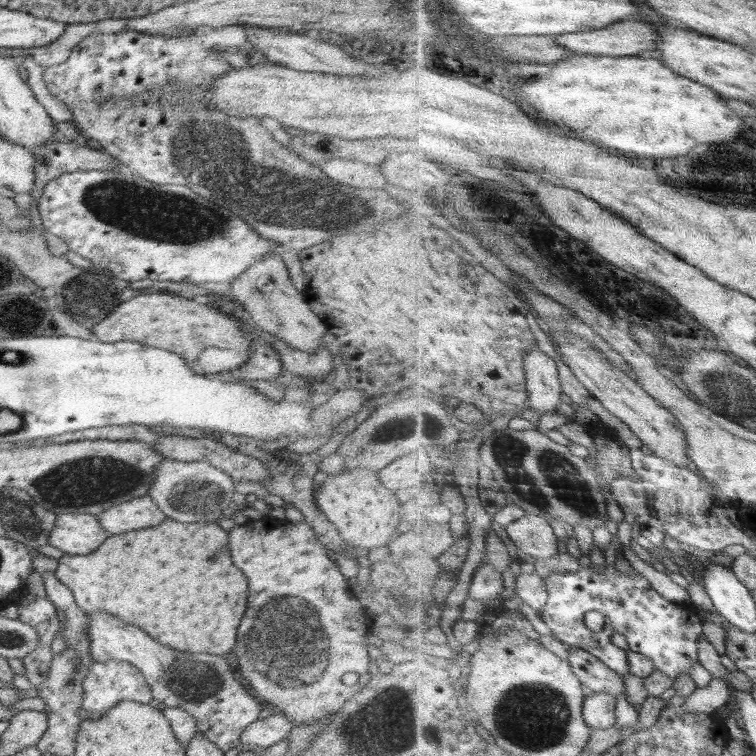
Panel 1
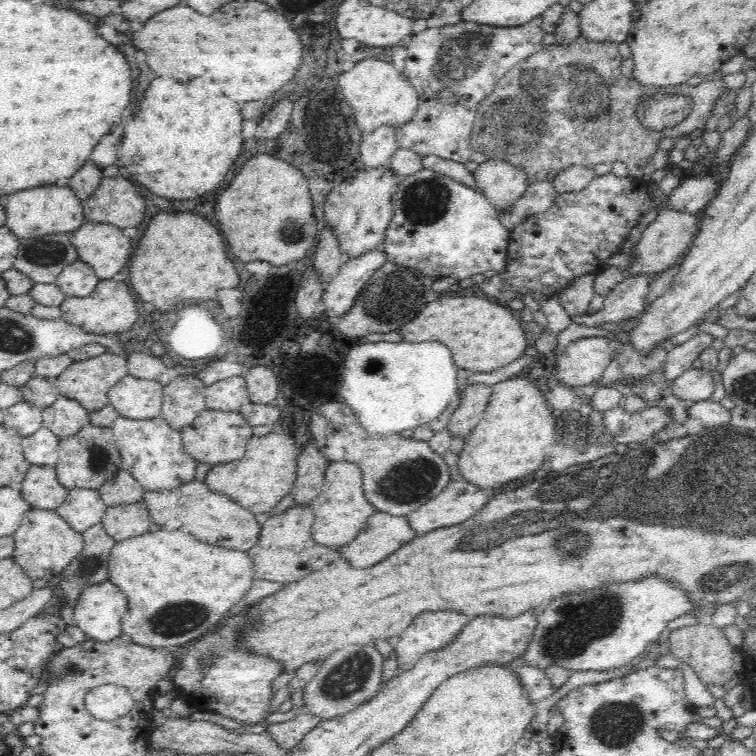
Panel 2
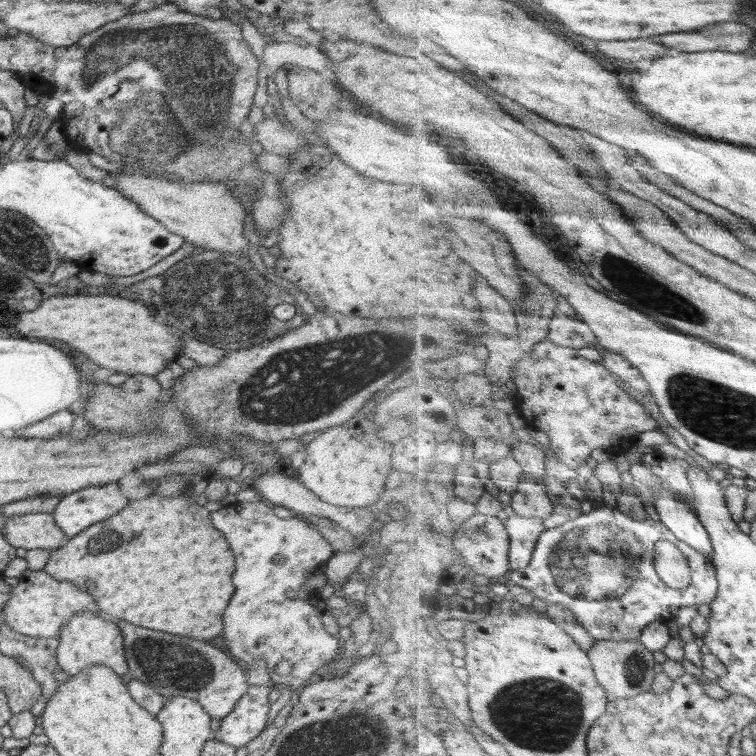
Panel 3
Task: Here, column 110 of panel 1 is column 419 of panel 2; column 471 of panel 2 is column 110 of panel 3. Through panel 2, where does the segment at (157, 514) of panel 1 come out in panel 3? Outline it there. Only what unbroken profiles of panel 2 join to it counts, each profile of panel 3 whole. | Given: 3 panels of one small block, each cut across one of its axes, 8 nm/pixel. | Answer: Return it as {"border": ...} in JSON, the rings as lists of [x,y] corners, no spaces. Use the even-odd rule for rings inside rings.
{"border":[[[118,482],[88,486],[61,497],[52,516],[54,523],[70,540],[88,526],[108,520],[110,516],[120,512],[128,506],[130,500],[128,496],[124,496]]]}

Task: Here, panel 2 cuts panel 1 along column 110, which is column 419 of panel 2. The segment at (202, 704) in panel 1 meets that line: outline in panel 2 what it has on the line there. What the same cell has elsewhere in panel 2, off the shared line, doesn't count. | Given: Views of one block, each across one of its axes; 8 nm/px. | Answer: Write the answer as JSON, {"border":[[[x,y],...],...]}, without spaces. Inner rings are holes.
{"border":[[[424,612],[393,642],[392,649],[398,661],[398,669],[411,670],[417,662],[432,650],[448,646],[460,630],[470,622],[468,616],[458,612]]]}

